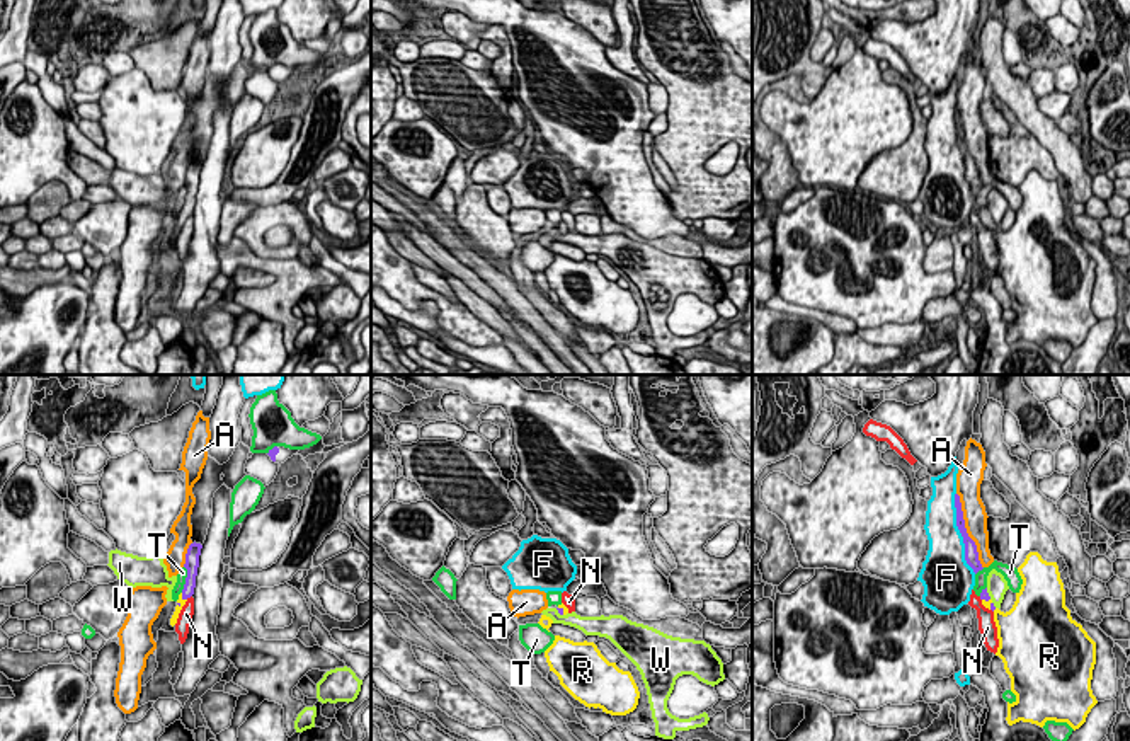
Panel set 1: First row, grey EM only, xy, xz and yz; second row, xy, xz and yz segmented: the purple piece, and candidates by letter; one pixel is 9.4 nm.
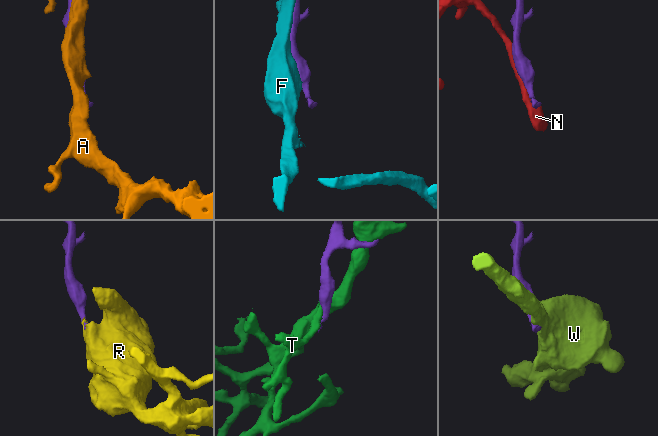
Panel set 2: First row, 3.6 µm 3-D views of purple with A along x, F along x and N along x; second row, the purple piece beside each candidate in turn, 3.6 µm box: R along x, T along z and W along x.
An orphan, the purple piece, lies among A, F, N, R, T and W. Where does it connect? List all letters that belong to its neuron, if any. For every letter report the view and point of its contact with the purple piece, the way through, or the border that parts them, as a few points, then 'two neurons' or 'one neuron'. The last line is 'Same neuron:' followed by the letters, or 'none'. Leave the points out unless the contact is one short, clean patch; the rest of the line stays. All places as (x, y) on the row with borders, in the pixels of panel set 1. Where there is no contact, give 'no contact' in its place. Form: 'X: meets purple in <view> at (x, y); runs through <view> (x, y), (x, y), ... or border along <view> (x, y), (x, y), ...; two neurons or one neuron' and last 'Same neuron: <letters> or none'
A: meets purple in yz at (965, 530); two neurons
F: meets purple in yz at (960, 532); two neurons
N: meets purple in xy at (188, 597); two neurons
R: meets purple in xy at (182, 597); runs through xy (188, 591), (182, 597), (182, 602); one neuron
T: meets purple in xy at (186, 580); two neurons
W: meets purple in yz at (987, 593); border along yz (986, 588), (991, 598); two neurons
Same neuron: R

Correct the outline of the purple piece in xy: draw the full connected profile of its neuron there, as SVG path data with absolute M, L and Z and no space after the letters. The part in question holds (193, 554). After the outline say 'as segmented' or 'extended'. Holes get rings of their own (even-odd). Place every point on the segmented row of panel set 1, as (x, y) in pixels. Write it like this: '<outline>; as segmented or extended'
M191 543L185 554L185 564L184 567L187 569L187 577L182 593L179 595L175 612L170 618L170 625L174 627L177 623L179 613L185 601L194 595L196 588L196 576L197 576L197 567L199 567L199 555L201 555L201 543Z; extended

